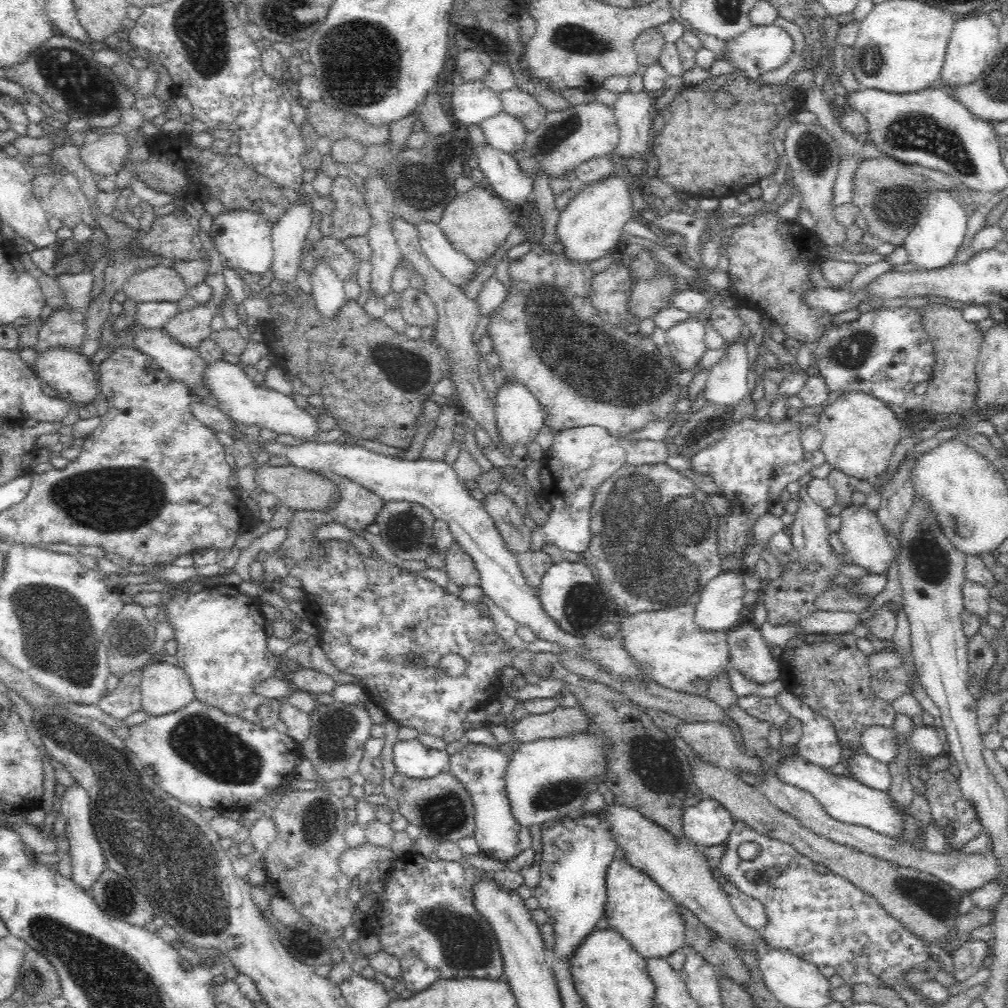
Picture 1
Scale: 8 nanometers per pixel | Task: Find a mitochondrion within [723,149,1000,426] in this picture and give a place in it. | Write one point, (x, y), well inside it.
(893, 205)

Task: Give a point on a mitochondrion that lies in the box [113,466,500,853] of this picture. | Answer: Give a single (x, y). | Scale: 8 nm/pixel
(208, 745)

